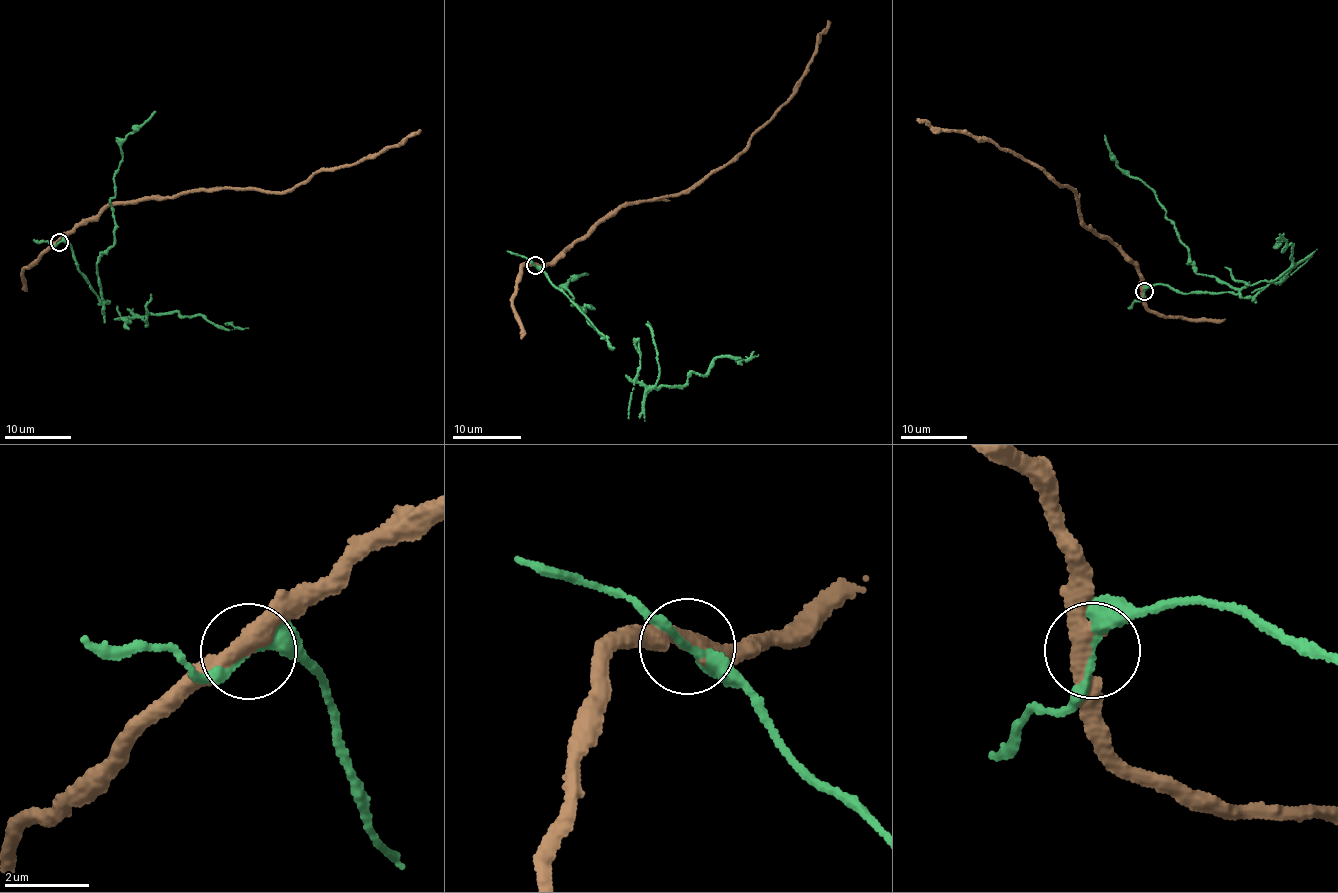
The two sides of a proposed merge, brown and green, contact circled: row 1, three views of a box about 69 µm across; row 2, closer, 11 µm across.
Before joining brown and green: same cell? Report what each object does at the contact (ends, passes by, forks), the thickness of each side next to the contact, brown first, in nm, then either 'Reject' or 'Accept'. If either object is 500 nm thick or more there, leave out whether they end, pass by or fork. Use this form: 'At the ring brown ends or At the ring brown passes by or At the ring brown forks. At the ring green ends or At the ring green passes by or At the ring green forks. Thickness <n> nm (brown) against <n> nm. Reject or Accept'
At the ring brown passes by. At the ring green passes by. Thickness 400 nm (brown) against 240 nm. Reject

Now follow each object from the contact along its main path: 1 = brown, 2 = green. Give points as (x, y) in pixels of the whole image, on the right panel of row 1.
1: (1144, 291), (1118, 245), (1084, 224), (1076, 189), (1055, 183), (1011, 150), (958, 131), (933, 129), (917, 118)
2: (1144, 291), (1163, 284), (1187, 294), (1235, 290), (1198, 273), (1175, 222), (1141, 180), (1123, 173), (1104, 134)

